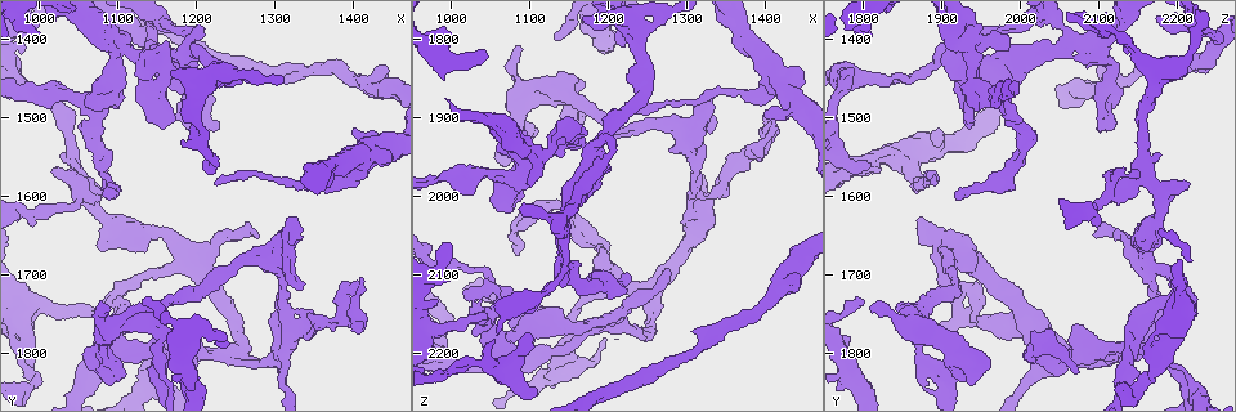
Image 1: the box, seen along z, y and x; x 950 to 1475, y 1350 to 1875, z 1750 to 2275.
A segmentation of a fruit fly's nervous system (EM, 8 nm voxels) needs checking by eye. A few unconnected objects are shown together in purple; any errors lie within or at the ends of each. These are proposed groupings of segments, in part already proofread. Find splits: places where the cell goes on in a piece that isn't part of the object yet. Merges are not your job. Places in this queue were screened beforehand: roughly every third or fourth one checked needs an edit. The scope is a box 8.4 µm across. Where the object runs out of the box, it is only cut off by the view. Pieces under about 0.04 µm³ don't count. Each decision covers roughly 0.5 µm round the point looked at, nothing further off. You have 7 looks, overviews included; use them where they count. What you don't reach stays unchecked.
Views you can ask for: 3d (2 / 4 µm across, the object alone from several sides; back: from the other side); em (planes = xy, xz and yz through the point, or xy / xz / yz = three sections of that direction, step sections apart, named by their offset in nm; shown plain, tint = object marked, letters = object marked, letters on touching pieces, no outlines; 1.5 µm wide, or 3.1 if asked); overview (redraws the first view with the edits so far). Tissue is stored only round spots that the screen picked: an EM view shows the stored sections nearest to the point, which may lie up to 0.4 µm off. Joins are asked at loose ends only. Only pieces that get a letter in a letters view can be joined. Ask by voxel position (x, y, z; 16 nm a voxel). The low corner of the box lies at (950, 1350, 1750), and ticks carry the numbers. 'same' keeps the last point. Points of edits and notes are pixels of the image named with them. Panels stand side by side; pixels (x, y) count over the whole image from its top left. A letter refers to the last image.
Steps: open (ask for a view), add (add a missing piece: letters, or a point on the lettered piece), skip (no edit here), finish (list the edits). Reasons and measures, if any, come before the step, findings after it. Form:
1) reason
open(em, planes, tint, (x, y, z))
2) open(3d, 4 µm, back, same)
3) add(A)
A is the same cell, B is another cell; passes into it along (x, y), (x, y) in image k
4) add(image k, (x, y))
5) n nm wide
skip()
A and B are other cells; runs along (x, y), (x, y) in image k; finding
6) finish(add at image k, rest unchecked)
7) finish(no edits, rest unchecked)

an open end
open(3d, 2 µm, (1020, 1565, 2120))

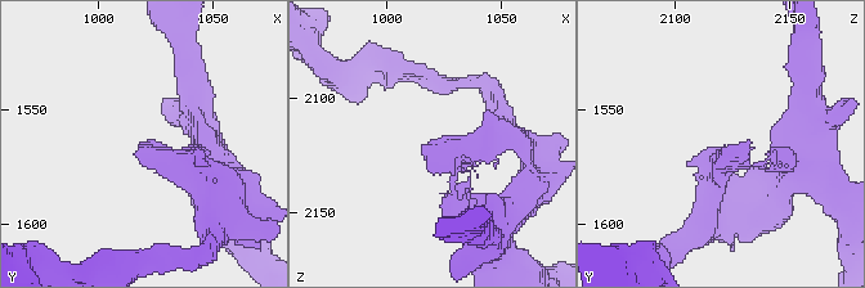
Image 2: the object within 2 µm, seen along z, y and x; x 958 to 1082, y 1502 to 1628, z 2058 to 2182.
need the tissue
open(em, planes, letters, (1018, 1567, 2121))

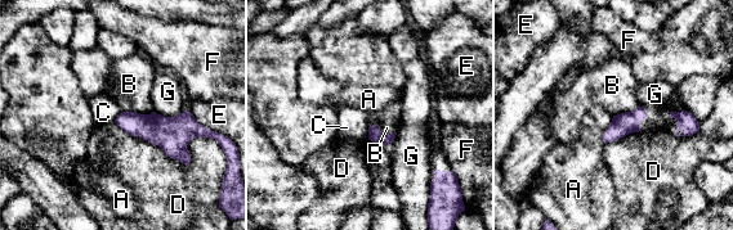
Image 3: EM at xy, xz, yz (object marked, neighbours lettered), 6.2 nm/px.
skip()
A, B, C, D, E, F and G are other cells; border along (367, 127), (369, 139) in image 3; none of them fits

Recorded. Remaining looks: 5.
free end
open(3d, 4 µm, back, (1130, 1735, 1795))

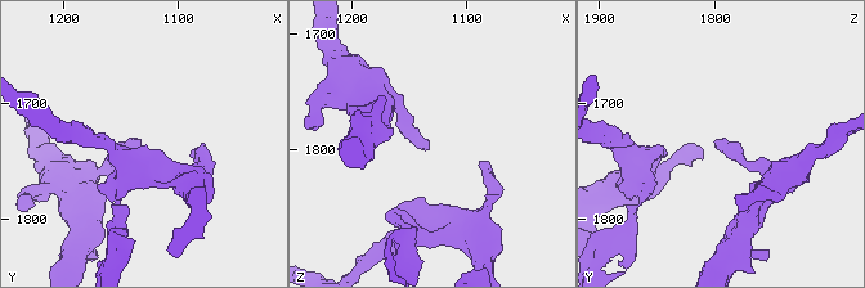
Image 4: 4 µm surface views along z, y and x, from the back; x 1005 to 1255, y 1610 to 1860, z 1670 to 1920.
open(em, yz, step 4, tint, (1134, 1732, 1796))

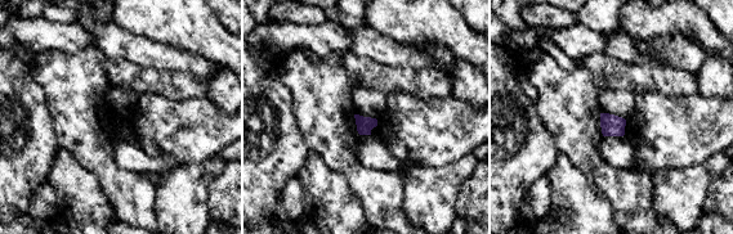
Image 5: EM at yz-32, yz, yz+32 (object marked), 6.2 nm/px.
another direction
open(em, planes, letters, same)

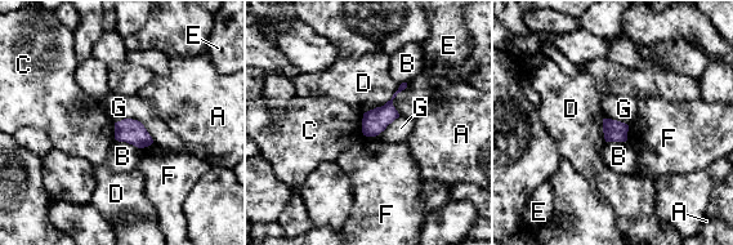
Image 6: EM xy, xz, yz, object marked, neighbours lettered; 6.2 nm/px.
skip()
A, B, C, D, E, F and G are other cells; border along (115, 121), (138, 120), (153, 141) in image 6; none of them fits

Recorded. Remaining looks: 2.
branch stops here
open(em, planes, plain, (1185, 1470, 1990))

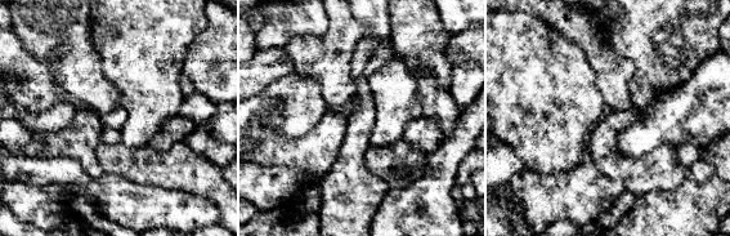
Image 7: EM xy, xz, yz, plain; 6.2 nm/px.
open(em, planes, letters, same)

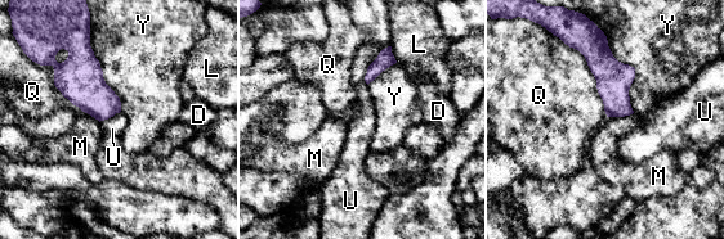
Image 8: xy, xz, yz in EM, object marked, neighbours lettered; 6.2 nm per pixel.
skip()
D, L, M, Q, U and Y are other cells; border along (389, 45), (369, 66), (367, 85) in image 8; none of them fits

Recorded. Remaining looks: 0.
finish(no edits, rest unchecked)

